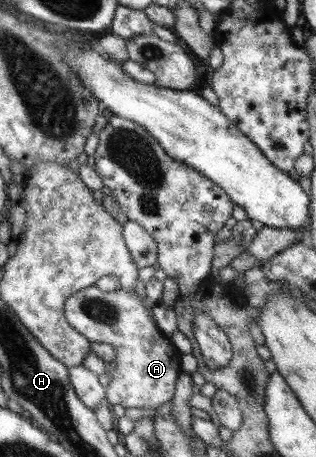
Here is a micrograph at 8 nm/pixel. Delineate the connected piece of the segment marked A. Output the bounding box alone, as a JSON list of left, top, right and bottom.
[63,285,180,409]

